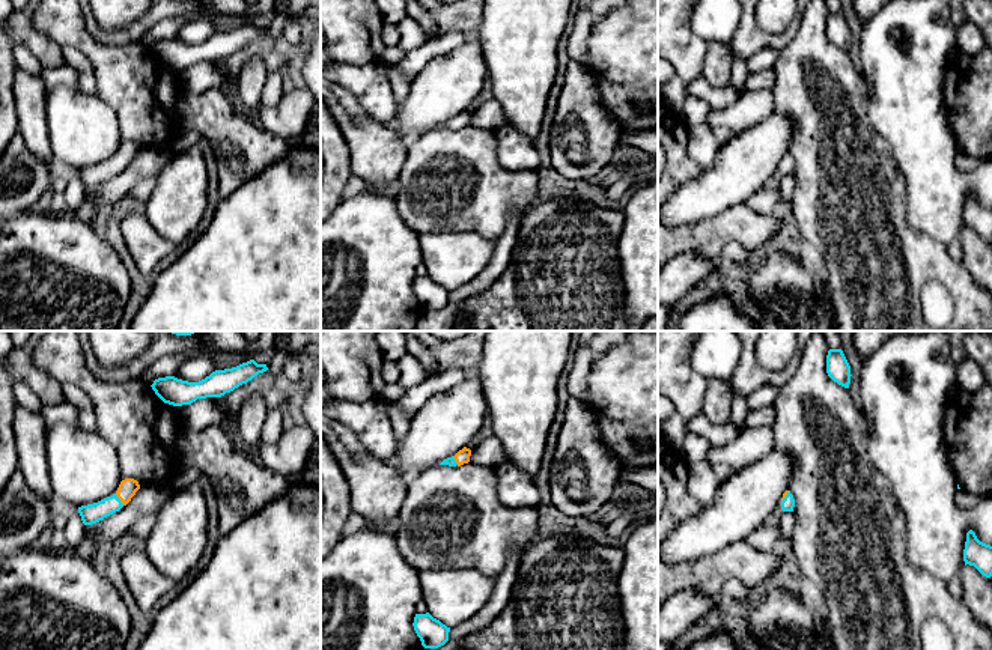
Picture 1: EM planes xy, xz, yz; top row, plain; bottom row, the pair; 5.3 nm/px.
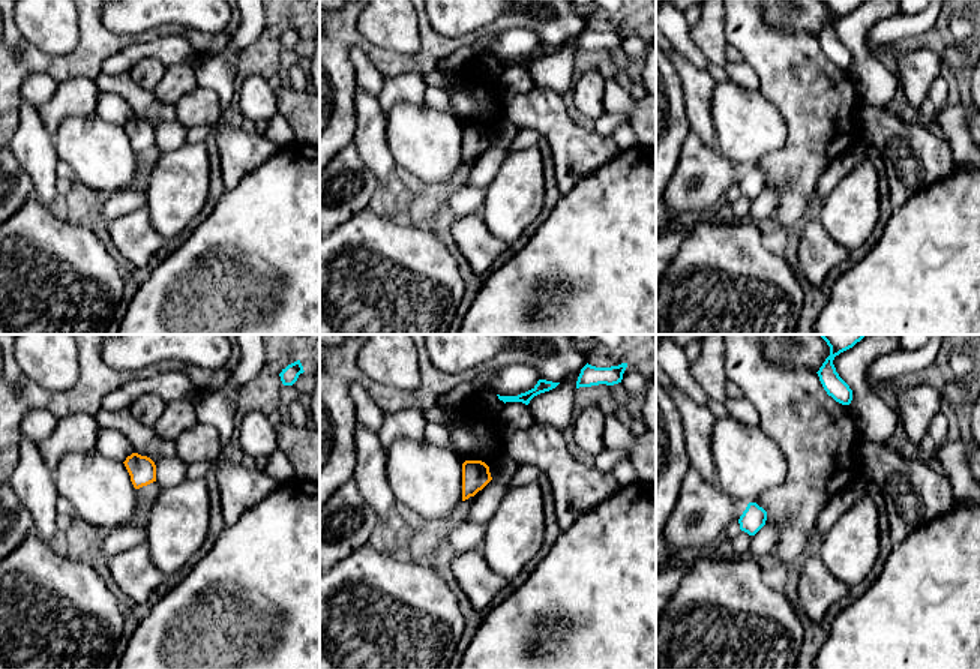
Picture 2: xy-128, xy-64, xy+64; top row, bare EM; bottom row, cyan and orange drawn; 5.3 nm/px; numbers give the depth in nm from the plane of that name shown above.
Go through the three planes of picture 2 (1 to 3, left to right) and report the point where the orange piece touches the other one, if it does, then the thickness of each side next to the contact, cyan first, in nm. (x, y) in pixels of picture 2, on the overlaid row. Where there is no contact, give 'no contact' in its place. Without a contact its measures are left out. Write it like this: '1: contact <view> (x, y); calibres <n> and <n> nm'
1: no contact
2: no contact
3: no contact

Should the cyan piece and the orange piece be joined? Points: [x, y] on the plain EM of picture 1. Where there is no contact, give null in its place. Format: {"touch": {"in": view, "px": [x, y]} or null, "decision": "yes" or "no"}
{"touch": {"in": "xy", "px": [119, 163]}, "decision": "yes"}

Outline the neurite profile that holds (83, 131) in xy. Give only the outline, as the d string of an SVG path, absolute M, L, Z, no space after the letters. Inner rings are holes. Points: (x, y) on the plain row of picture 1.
M57 86L47 90L47 123L56 164L75 170L111 159L122 144L111 107L78 89Z

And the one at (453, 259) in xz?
M424 232L418 239L428 275L447 290L458 290L483 272L497 242L477 232Z

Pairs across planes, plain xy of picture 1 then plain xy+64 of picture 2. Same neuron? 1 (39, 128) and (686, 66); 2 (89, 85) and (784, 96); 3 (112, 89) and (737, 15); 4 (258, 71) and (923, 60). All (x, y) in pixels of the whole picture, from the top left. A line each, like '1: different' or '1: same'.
1: same
2: different
3: same
4: same

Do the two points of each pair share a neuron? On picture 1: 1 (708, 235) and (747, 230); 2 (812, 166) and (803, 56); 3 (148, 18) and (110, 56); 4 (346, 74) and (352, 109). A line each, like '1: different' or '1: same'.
1: same
2: same
3: different
4: different

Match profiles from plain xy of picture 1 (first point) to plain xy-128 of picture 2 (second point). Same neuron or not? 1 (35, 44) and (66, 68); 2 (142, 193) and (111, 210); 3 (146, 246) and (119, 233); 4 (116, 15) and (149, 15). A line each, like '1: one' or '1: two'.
1: one
2: one
3: one
4: one

